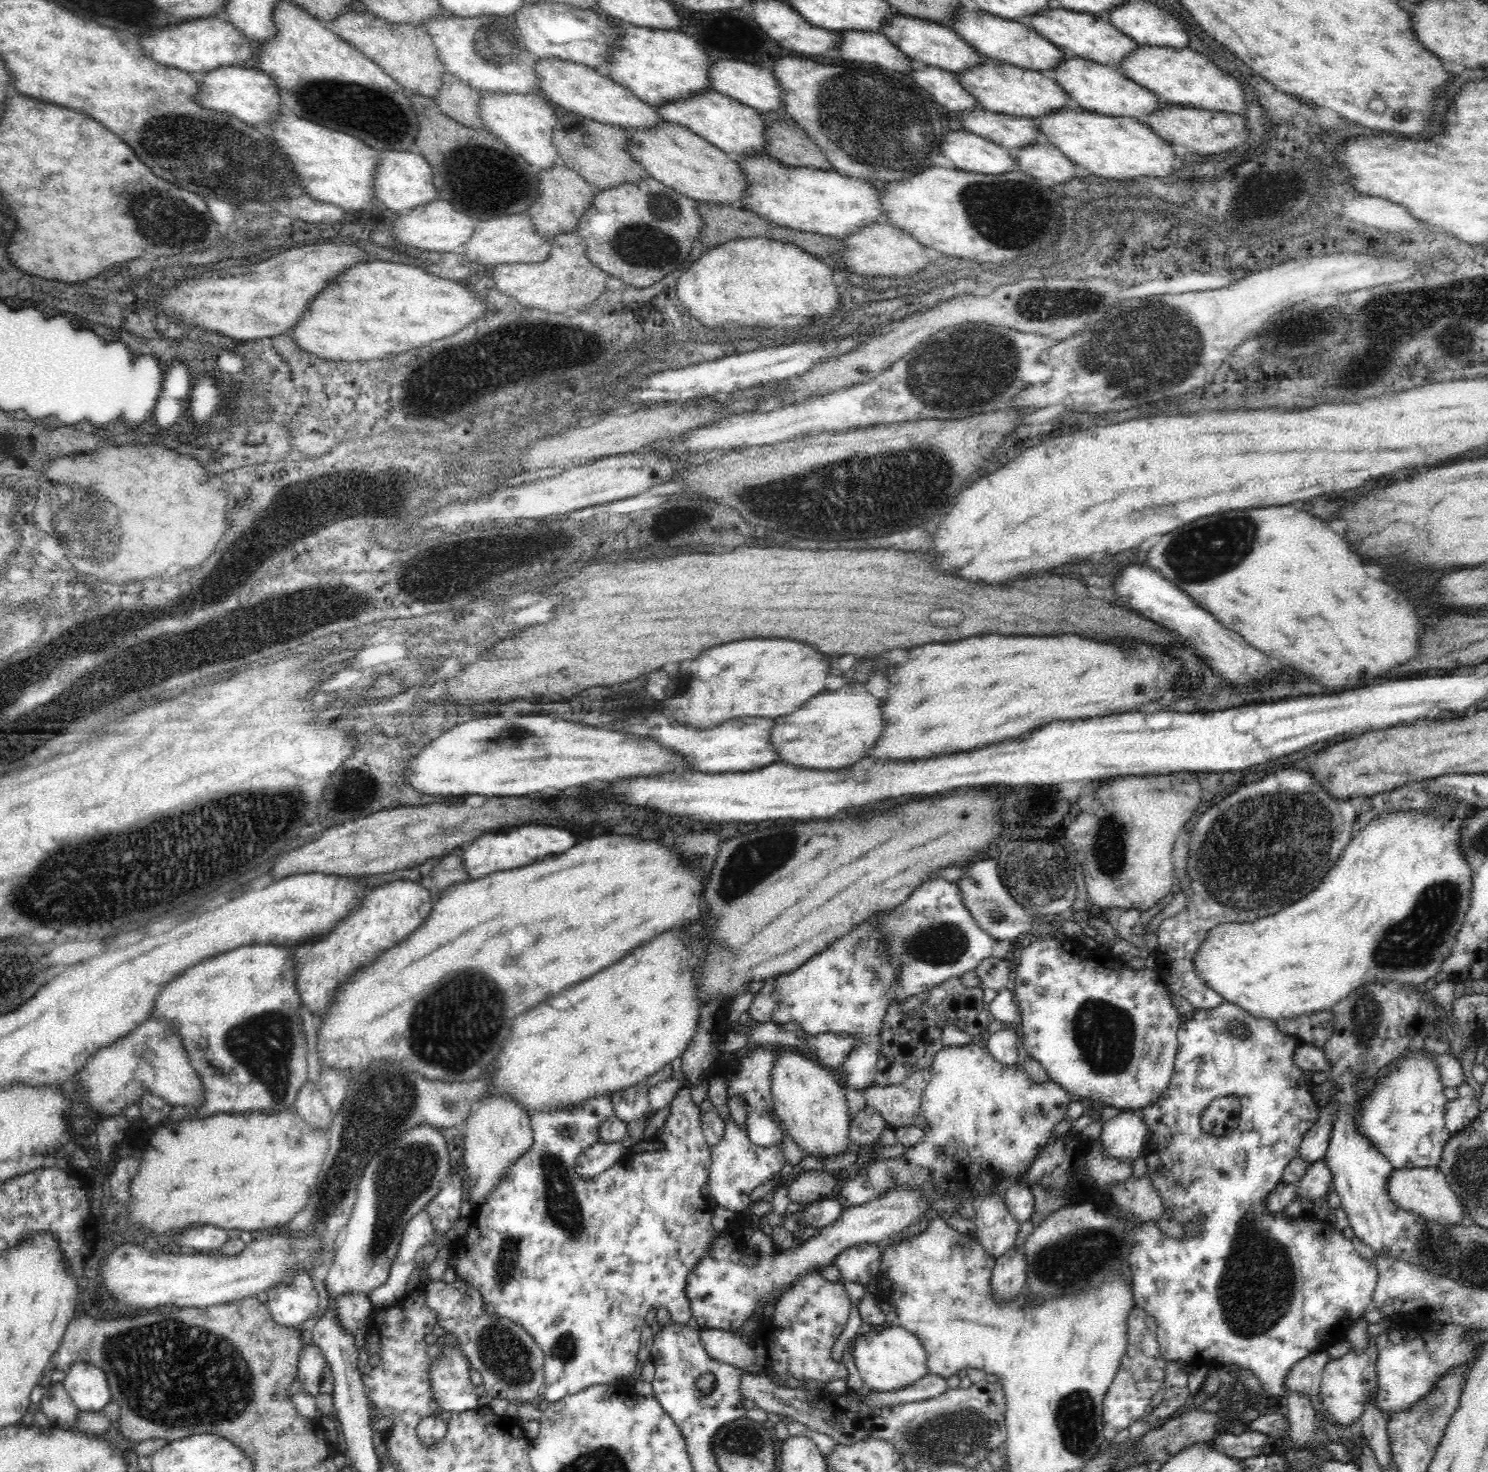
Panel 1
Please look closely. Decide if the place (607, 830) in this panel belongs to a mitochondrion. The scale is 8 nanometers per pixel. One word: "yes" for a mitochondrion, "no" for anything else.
no

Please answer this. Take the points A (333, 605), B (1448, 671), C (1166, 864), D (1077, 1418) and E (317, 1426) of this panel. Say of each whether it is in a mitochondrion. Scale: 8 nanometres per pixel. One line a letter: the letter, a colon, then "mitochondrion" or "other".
A: mitochondrion
B: other
C: other
D: mitochondrion
E: other

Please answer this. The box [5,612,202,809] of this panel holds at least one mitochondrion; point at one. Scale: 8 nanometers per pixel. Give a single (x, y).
(51, 722)

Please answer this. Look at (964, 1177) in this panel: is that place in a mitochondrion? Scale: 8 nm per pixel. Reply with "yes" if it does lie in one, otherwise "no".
no

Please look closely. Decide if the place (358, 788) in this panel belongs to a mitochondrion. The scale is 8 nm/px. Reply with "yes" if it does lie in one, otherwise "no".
yes

